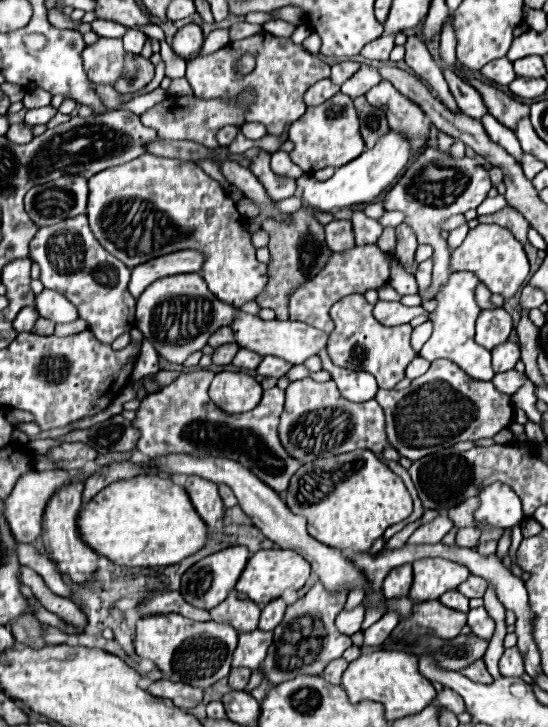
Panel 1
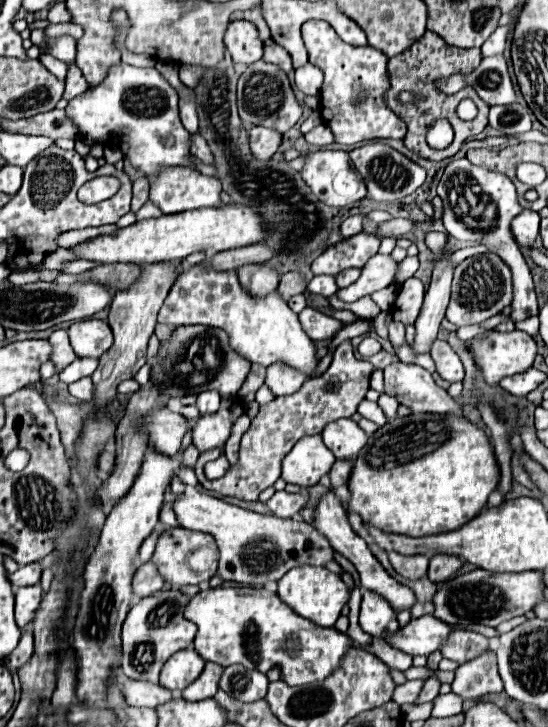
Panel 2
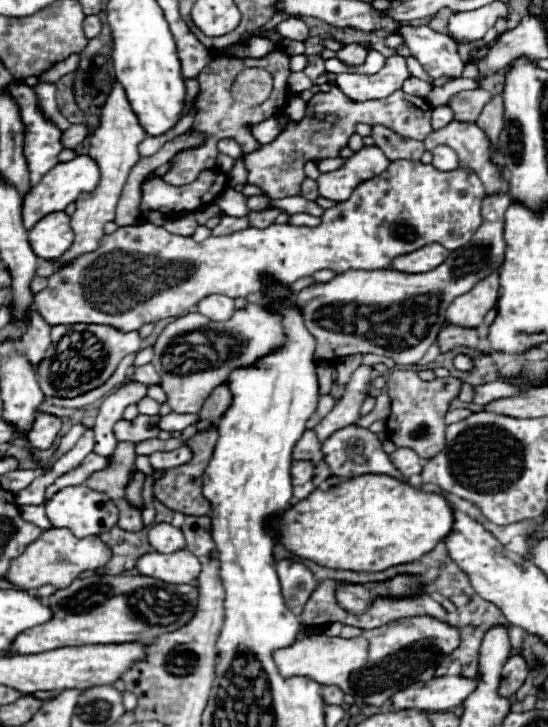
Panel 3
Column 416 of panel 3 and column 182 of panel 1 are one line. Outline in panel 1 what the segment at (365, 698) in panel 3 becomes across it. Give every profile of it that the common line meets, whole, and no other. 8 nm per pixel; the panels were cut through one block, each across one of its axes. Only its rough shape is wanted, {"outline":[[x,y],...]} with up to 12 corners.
{"outline":[[180,614],[136,622],[136,654],[166,680],[228,676],[238,632]]}

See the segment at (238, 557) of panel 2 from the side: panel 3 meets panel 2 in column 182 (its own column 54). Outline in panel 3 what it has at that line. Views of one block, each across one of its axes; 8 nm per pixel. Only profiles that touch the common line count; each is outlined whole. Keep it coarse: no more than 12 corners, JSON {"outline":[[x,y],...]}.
{"outline":[[66,486],[46,502],[52,526],[86,538],[110,532],[104,492]]}

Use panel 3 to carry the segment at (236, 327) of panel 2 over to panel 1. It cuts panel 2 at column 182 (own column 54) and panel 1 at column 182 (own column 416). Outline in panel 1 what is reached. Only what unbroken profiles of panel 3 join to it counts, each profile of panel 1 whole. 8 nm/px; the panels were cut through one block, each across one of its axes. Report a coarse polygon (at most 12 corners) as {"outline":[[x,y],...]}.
{"outline":[[192,162],[88,178],[98,242],[134,268],[196,248],[218,300],[268,284],[242,216]]}

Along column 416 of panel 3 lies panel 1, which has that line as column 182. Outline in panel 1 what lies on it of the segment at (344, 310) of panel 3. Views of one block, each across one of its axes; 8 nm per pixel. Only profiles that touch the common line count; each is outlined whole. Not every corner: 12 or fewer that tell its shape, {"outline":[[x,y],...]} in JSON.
{"outline":[[200,274],[152,282],[136,328],[182,364],[236,308]]}

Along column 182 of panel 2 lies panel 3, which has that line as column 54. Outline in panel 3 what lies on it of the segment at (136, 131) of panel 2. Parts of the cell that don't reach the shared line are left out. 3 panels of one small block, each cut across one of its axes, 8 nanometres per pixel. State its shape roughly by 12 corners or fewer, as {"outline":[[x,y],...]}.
{"outline":[[12,90],[26,124],[30,184],[58,164],[60,130],[36,110],[34,90]]}

